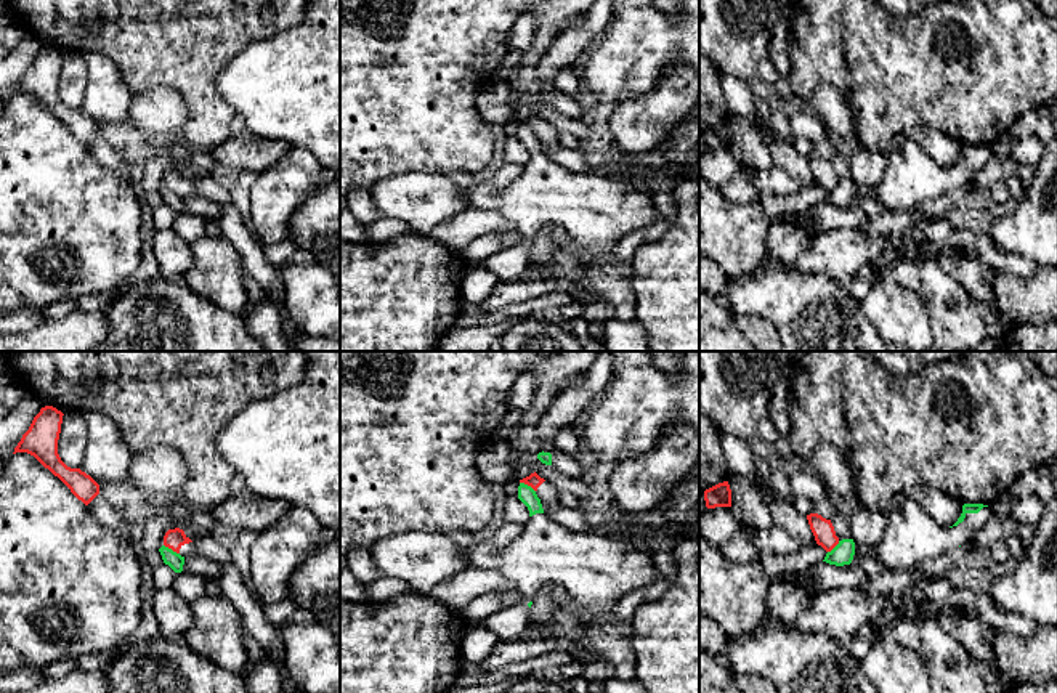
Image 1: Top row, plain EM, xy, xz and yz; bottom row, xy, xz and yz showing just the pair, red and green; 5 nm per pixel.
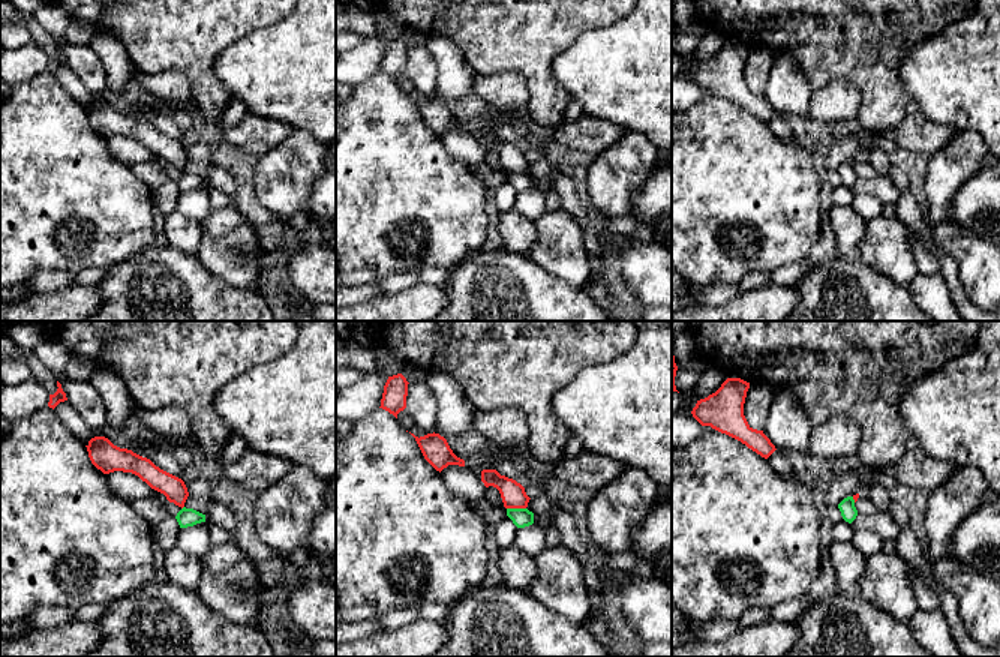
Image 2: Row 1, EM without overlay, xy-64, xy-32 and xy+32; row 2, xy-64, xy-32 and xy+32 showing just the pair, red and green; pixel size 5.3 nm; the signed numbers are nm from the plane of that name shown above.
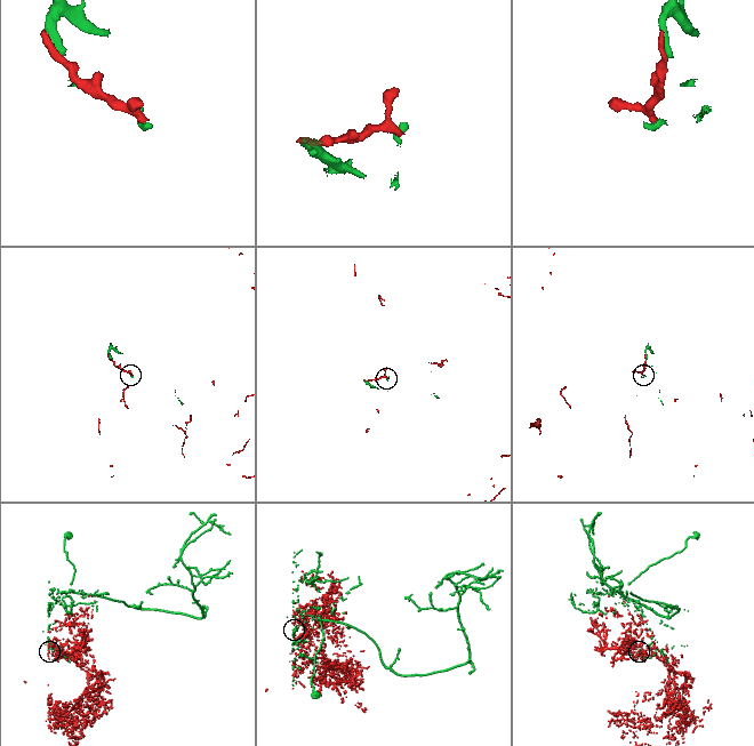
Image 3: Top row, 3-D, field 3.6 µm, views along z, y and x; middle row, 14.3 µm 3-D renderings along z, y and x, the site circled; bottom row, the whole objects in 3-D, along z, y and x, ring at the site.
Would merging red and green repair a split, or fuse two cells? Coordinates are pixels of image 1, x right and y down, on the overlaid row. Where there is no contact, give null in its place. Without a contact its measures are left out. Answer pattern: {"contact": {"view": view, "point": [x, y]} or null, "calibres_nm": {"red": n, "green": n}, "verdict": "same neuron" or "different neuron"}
{"contact": {"view": "xy", "point": [172, 549]}, "calibres_nm": {"red": 100, "green": 80}, "verdict": "different neuron"}

